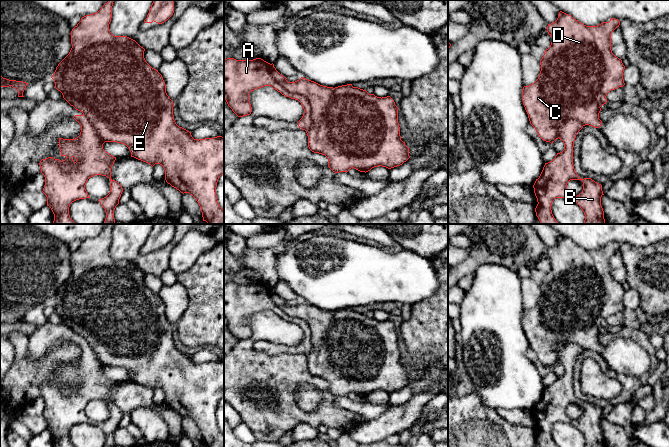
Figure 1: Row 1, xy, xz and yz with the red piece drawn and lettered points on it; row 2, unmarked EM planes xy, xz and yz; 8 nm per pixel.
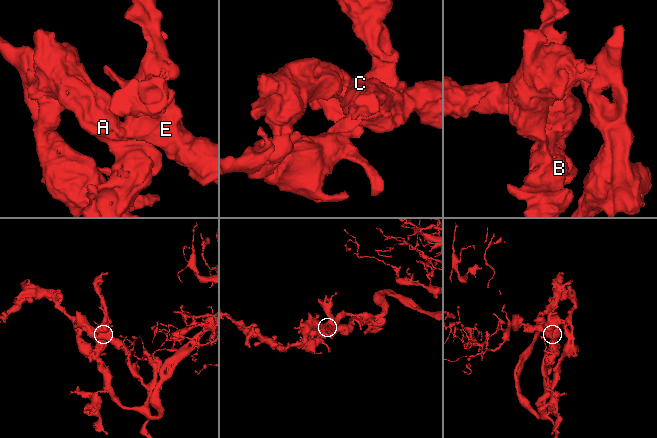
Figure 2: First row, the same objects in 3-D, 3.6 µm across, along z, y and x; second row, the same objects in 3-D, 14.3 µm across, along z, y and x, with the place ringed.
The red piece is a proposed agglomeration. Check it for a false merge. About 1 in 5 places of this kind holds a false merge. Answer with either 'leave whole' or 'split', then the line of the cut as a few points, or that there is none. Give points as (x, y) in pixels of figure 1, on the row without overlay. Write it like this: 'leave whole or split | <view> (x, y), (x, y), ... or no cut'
split | xz (269, 288), (287, 314), (307, 324), (307, 354)

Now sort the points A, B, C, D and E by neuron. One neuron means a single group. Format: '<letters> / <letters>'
A B / C D E

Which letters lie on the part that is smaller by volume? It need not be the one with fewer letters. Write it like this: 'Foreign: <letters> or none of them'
Foreign: A, B

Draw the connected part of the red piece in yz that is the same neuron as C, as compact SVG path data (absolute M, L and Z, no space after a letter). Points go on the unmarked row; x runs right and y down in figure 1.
M562 235L555 246L548 248L547 256L552 261L551 269L540 284L538 303L522 314L522 324L530 348L538 360L551 368L558 363L557 346L576 343L583 350L599 352L601 330L611 314L625 309L625 290L611 274L611 258L620 245L611 242L597 250L586 250Z

